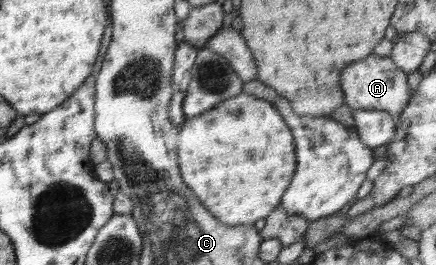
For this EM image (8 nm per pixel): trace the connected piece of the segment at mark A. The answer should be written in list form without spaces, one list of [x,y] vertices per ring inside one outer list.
[[[370,56],[362,62],[352,62],[346,72],[342,72],[342,93],[344,104],[352,111],[356,110],[384,110],[396,117],[406,108],[410,102],[413,91],[408,85],[407,74],[396,66],[396,63],[388,57]]]

